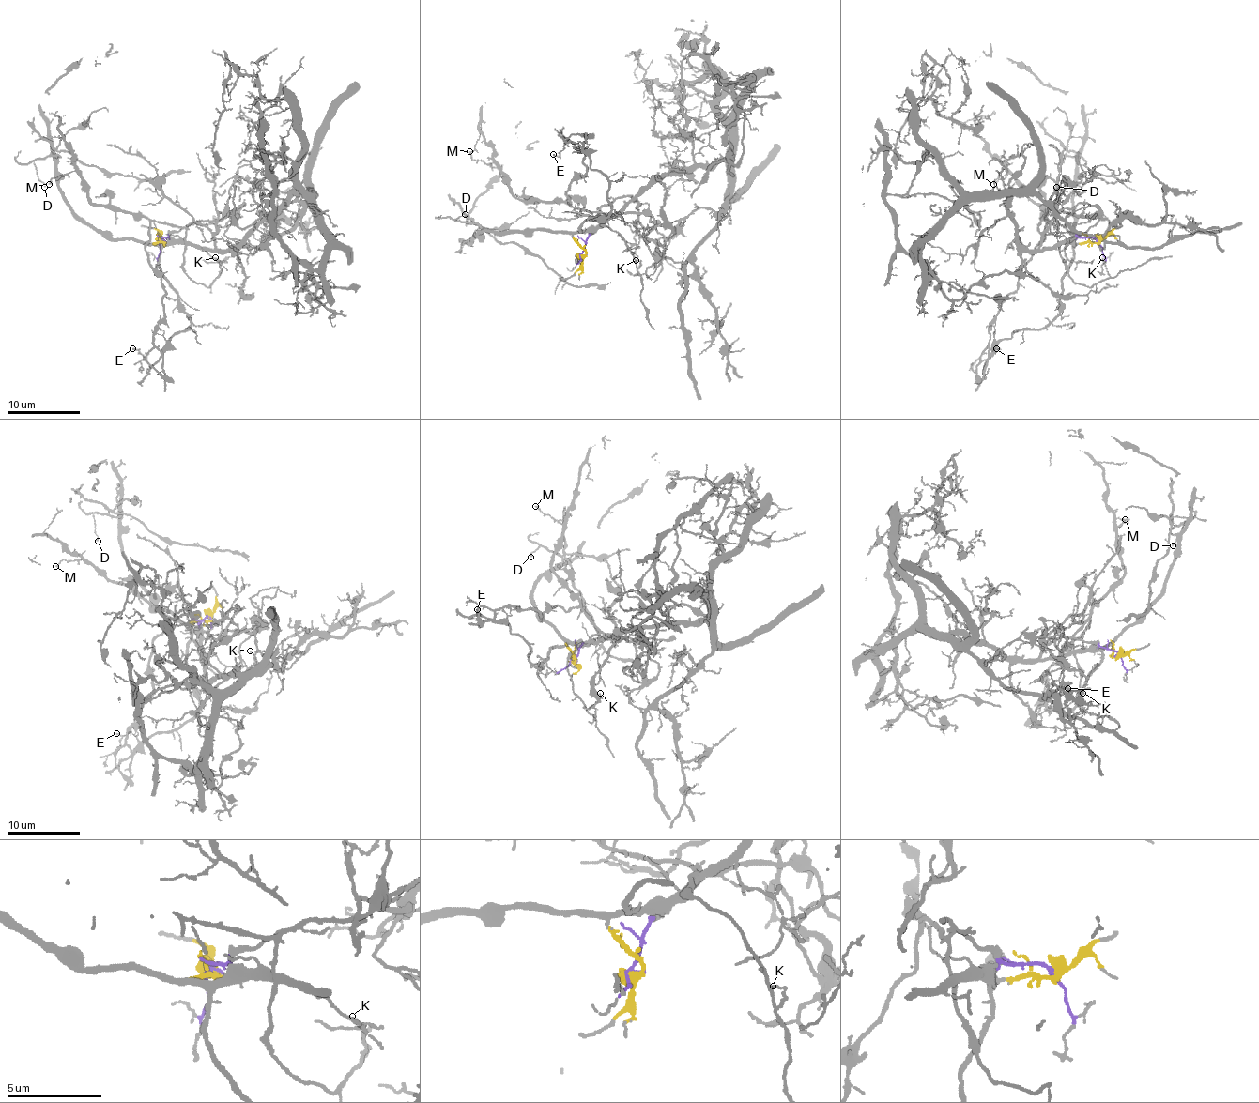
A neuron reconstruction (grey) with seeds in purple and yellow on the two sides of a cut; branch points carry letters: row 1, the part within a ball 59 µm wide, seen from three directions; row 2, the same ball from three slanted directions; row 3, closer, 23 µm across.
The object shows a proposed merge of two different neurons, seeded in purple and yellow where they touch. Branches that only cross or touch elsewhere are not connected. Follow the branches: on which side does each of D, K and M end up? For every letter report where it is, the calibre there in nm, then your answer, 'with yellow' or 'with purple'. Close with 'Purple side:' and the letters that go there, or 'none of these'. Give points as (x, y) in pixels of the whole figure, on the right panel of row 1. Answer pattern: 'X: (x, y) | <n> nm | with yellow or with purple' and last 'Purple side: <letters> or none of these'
D: (1056, 187) | 120 nm | with yellow
K: (1102, 257) | 120 nm | with purple
M: (993, 184) | 140 nm | with purple
Purple side: K, M

